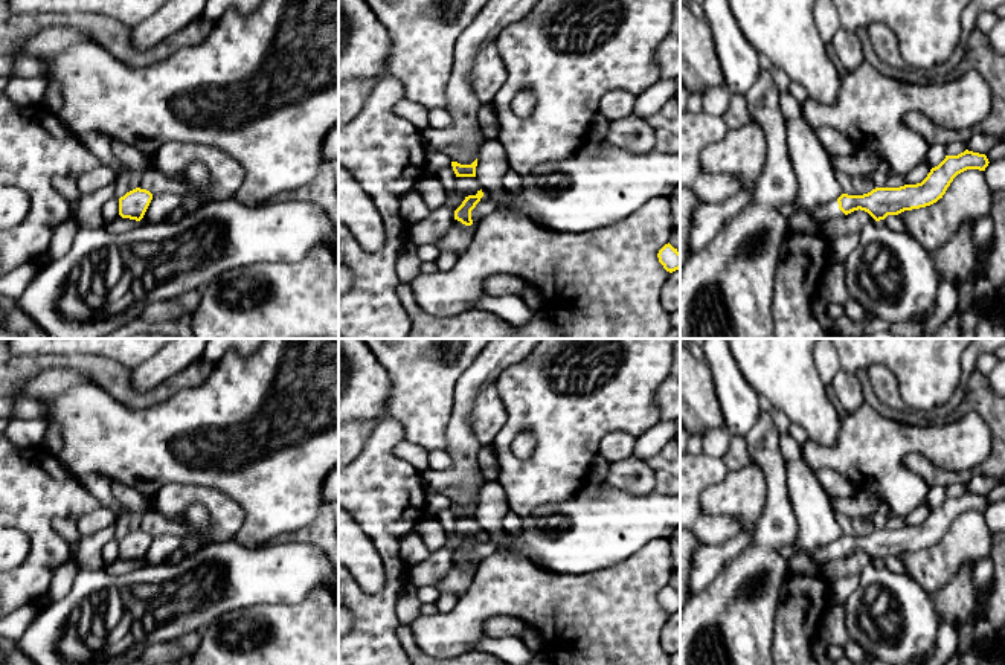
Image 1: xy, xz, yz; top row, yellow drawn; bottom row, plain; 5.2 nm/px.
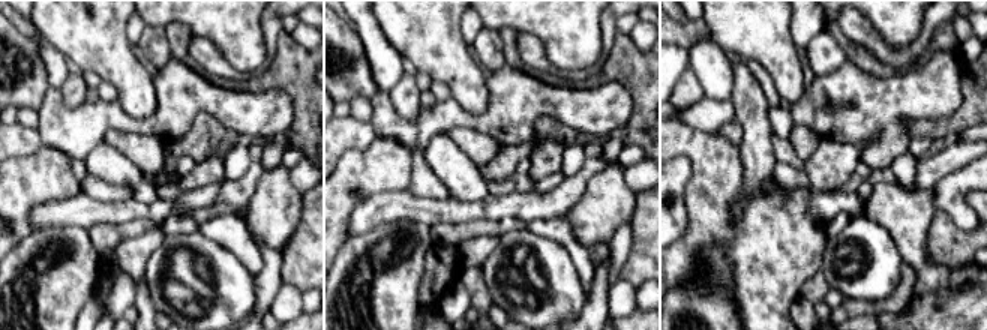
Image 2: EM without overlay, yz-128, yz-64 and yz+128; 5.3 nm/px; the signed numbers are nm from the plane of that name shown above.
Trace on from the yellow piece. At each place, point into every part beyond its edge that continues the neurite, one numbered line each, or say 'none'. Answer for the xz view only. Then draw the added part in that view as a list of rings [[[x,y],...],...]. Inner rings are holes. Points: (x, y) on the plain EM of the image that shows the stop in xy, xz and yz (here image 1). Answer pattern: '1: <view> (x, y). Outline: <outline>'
none

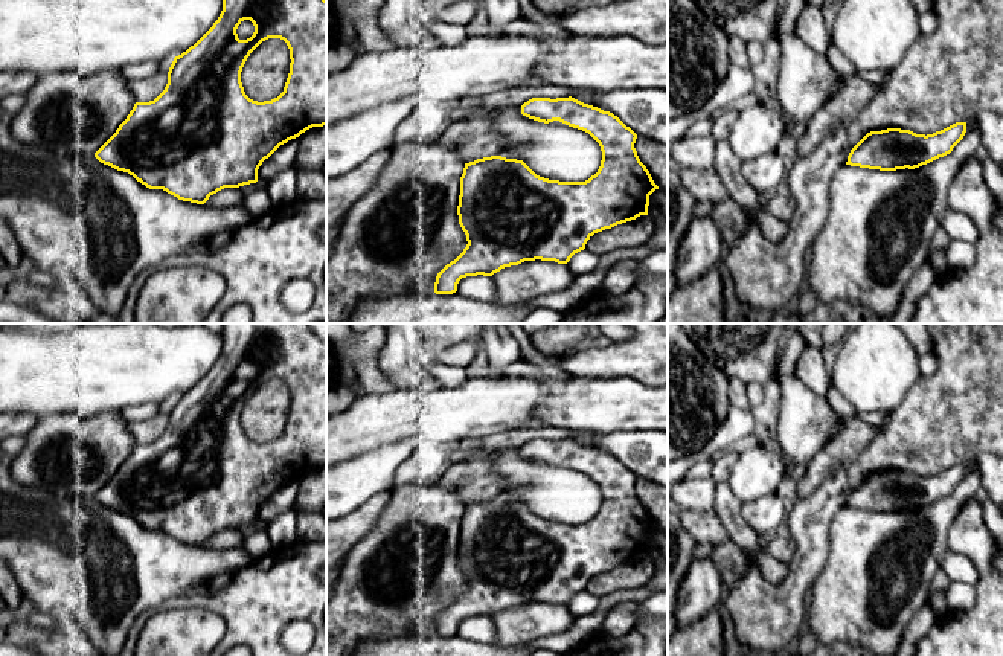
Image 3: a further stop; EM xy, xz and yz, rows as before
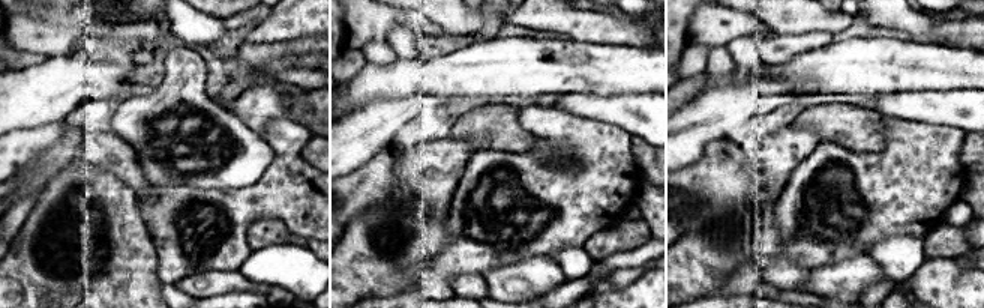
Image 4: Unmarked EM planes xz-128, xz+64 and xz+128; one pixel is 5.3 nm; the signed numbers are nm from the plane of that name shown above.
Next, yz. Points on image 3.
none

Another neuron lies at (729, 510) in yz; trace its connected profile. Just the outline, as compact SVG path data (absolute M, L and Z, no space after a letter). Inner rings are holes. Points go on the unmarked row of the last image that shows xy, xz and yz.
M718 482L715 487L713 513L724 525L729 539L736 543L750 558L758 549L758 534L742 517L742 503L732 493L727 482Z

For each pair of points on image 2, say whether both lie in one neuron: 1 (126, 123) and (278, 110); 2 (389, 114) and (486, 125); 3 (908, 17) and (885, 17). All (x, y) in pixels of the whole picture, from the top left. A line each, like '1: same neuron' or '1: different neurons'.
1: same neuron
2: same neuron
3: same neuron

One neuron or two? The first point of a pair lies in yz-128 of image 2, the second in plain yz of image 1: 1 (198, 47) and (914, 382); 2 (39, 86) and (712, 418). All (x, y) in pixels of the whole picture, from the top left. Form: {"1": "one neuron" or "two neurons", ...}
{"1": "two neurons", "2": "one neuron"}

